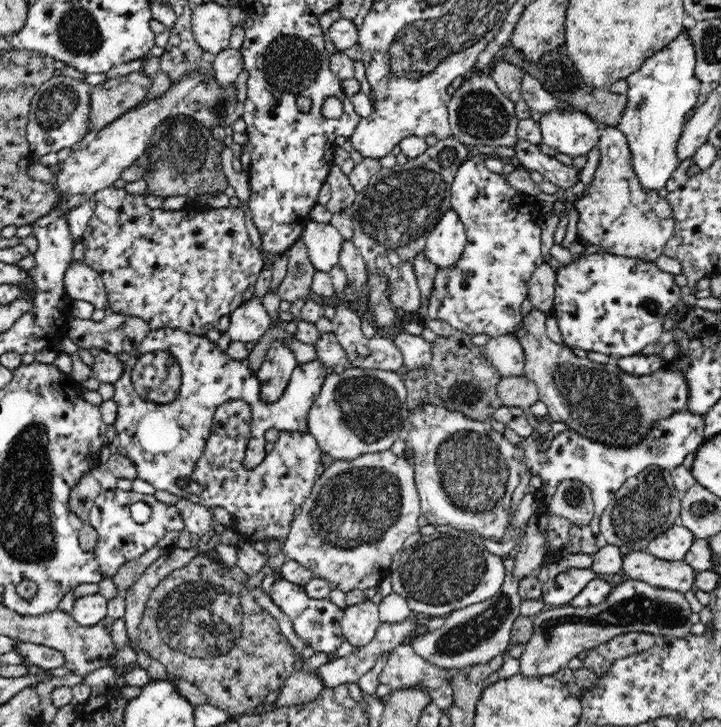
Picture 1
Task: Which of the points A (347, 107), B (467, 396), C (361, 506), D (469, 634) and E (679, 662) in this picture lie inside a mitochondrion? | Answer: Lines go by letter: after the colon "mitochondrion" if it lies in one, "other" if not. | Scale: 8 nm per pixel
A: other
B: mitochondrion
C: mitochondrion
D: mitochondrion
E: other

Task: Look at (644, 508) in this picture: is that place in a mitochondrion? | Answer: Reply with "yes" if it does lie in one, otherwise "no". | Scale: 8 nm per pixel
yes

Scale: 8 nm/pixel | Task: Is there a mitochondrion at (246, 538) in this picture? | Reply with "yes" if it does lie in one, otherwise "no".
no

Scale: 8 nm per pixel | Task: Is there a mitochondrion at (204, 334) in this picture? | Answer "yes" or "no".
no

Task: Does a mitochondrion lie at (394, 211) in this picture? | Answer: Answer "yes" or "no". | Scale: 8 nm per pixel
yes

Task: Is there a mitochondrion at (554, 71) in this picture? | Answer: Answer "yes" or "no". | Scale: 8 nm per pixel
yes

